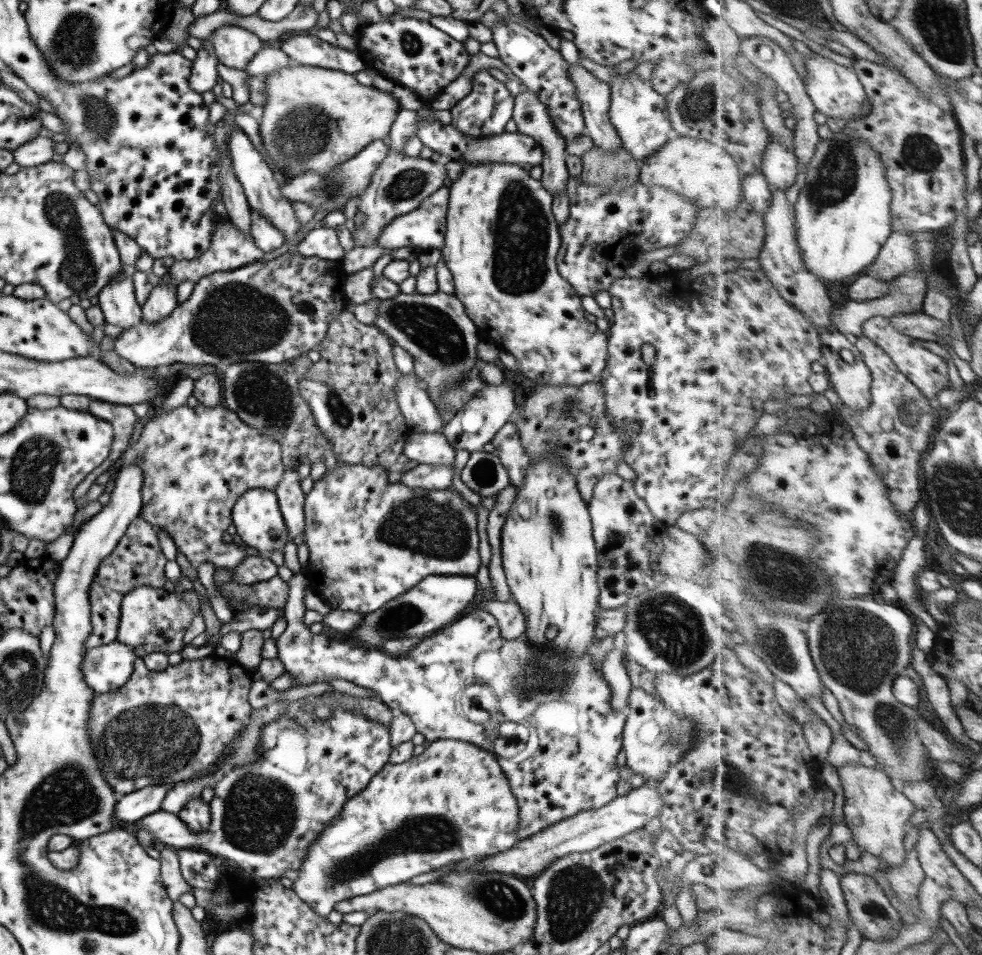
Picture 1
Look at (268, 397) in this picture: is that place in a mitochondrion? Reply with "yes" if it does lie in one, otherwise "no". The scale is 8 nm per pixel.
yes

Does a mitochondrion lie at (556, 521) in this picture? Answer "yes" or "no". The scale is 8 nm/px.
yes

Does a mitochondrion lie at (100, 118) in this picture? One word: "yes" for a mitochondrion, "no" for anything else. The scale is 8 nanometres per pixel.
yes

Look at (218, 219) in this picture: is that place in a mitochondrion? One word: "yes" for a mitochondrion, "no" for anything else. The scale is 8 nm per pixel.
no

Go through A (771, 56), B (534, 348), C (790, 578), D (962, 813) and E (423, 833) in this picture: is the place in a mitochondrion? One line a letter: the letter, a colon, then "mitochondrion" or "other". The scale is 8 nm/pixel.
A: other
B: other
C: mitochondrion
D: other
E: mitochondrion

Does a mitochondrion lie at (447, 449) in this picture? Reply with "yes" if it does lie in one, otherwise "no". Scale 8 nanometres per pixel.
no

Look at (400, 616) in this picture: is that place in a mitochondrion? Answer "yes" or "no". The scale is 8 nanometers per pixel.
yes

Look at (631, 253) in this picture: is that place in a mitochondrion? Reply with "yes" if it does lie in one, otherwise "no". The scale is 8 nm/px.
no

